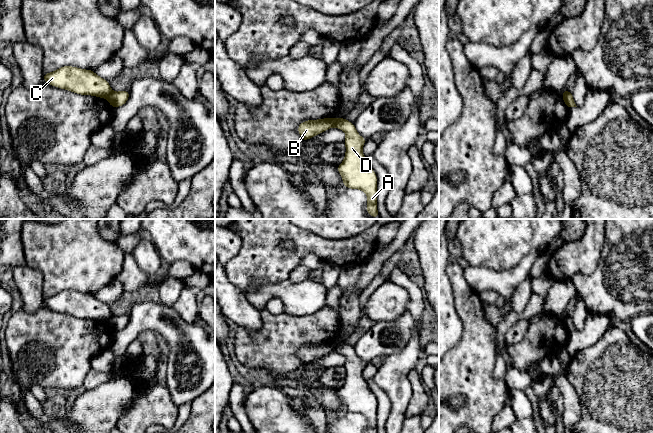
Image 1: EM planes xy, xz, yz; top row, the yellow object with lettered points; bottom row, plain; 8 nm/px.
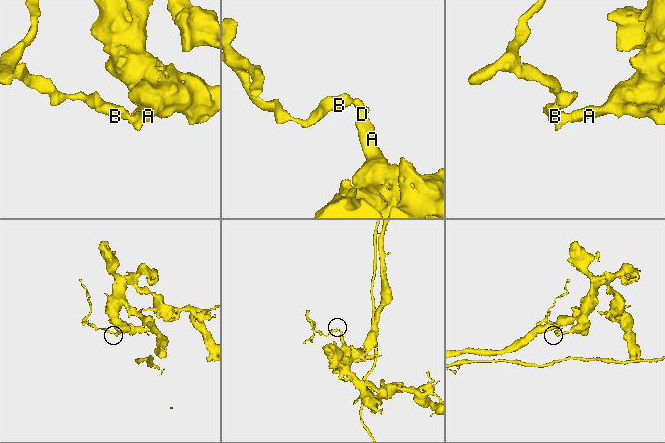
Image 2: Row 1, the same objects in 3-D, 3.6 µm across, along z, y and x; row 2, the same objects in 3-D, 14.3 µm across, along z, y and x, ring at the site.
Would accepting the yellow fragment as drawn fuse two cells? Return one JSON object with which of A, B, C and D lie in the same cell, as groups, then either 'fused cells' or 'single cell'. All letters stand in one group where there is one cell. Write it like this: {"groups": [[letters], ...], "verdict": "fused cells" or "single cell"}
{"groups": [["A", "D"], ["B", "C"]], "verdict": "fused cells"}

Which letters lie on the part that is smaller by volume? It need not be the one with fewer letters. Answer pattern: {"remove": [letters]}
{"remove": ["B", "C"]}

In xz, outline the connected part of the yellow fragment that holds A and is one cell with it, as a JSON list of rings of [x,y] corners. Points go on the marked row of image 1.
[[[344,117],[337,119],[334,127],[345,132],[344,144],[346,153],[343,162],[337,166],[341,174],[343,185],[350,189],[359,189],[366,193],[368,203],[366,209],[373,218],[379,216],[377,210],[377,176],[369,166],[367,158],[362,153],[362,148],[367,139],[361,137],[355,125]]]

